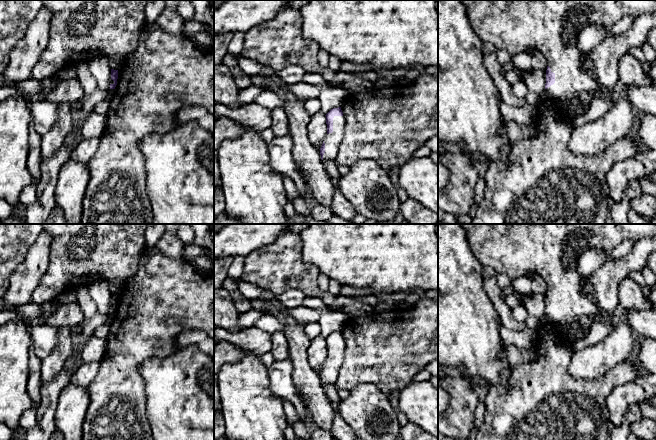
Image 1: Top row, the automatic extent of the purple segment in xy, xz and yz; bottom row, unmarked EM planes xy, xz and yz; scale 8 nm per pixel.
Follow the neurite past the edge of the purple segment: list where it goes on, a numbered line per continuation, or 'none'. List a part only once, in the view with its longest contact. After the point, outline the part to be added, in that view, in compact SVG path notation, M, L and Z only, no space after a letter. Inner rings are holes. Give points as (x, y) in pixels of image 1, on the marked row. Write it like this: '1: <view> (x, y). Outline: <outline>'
1: xz (332, 140). Outline: M334 116L333 118L333 132L325 136L325 153L323 155L322 163L326 161L335 160L339 145L342 141L345 130L344 116Z

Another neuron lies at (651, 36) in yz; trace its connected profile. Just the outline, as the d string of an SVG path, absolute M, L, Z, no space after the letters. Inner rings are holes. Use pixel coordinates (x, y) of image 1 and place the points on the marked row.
M656 27L650 29L647 34L646 42L648 42L656 53Z

